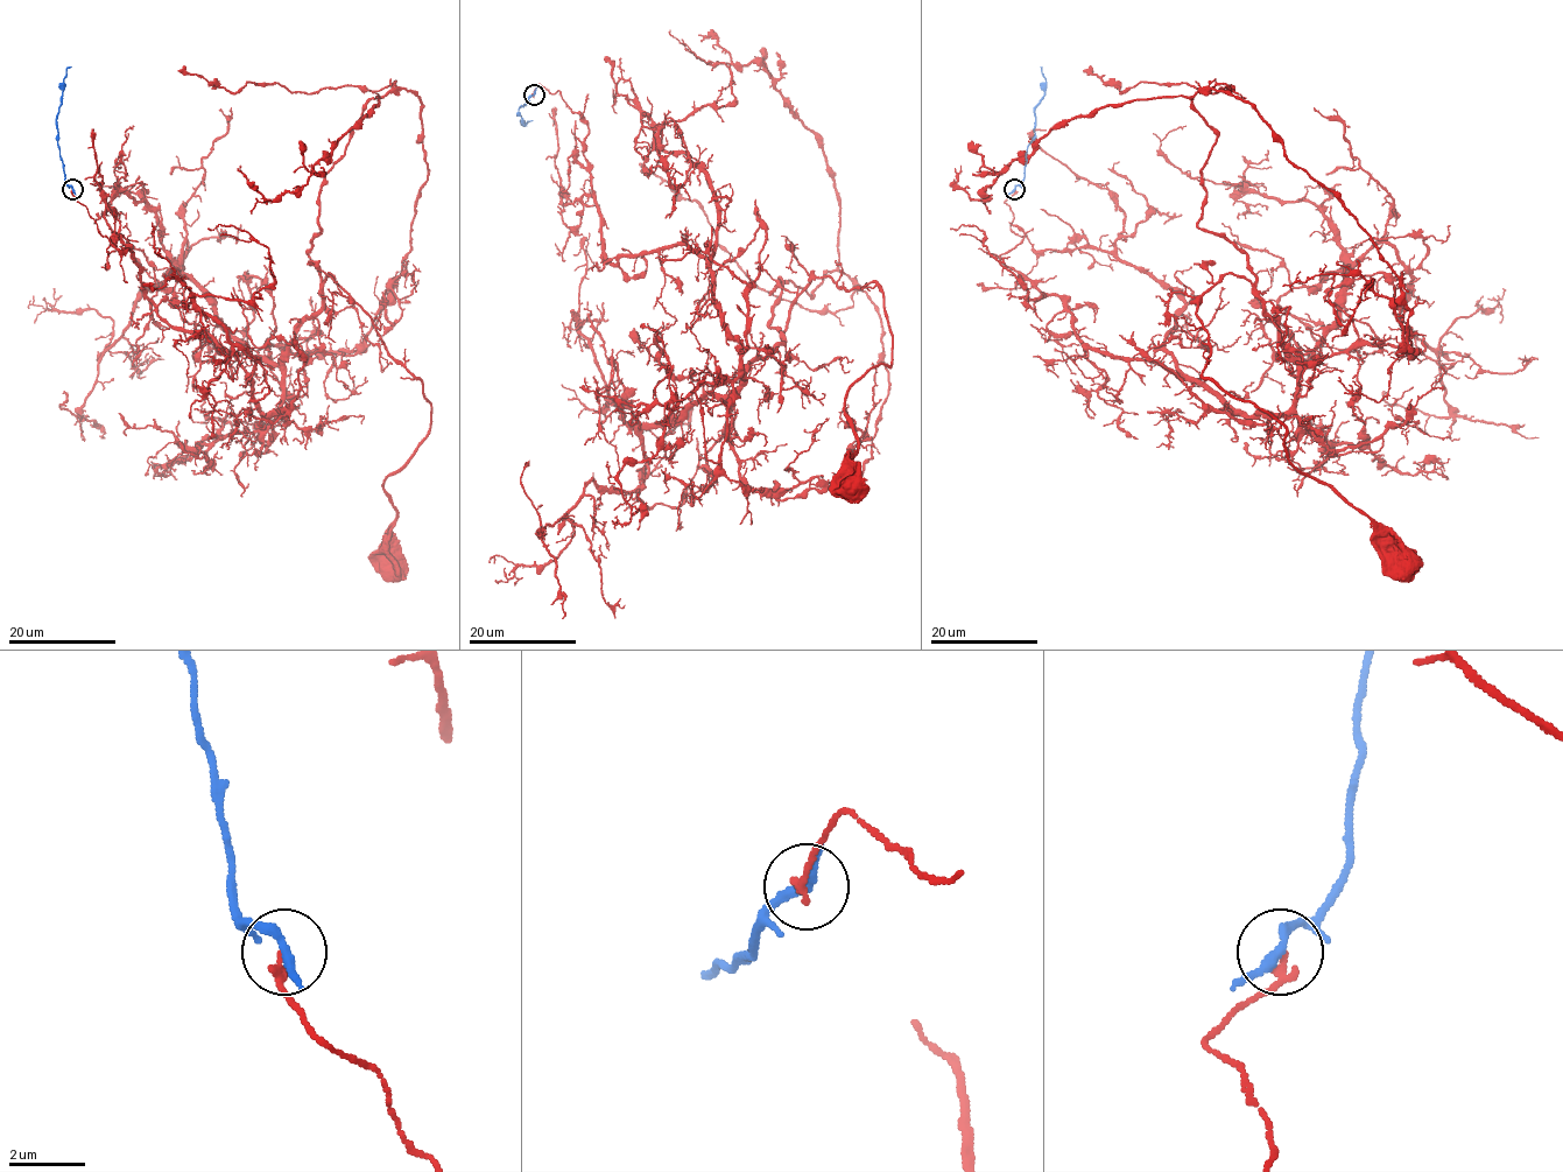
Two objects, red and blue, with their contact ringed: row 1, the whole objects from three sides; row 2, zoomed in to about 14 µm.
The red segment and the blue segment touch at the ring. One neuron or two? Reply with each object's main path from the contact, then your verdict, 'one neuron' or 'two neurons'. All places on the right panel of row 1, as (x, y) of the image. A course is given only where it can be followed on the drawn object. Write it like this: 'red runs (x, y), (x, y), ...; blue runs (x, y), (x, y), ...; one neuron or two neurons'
red runs (1015, 189), (1035, 250), (1147, 271), (1185, 374), (1283, 413), (1250, 281), (1199, 299), (1202, 376), (1405, 558); blue runs (1015, 189), (1022, 181), (1026, 149), (1035, 127), (1034, 107), (1043, 95), (1046, 78), (1041, 67); two neurons

